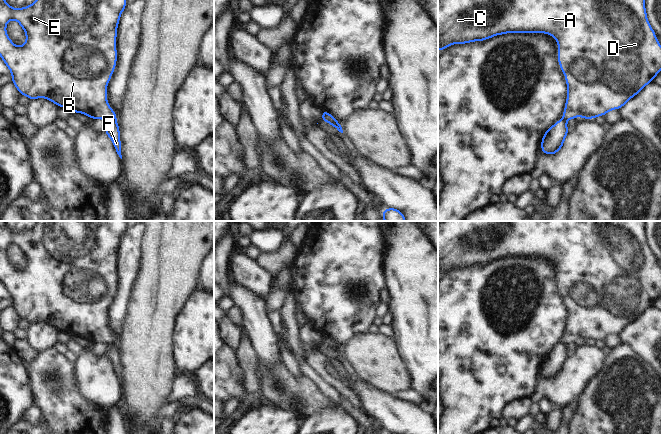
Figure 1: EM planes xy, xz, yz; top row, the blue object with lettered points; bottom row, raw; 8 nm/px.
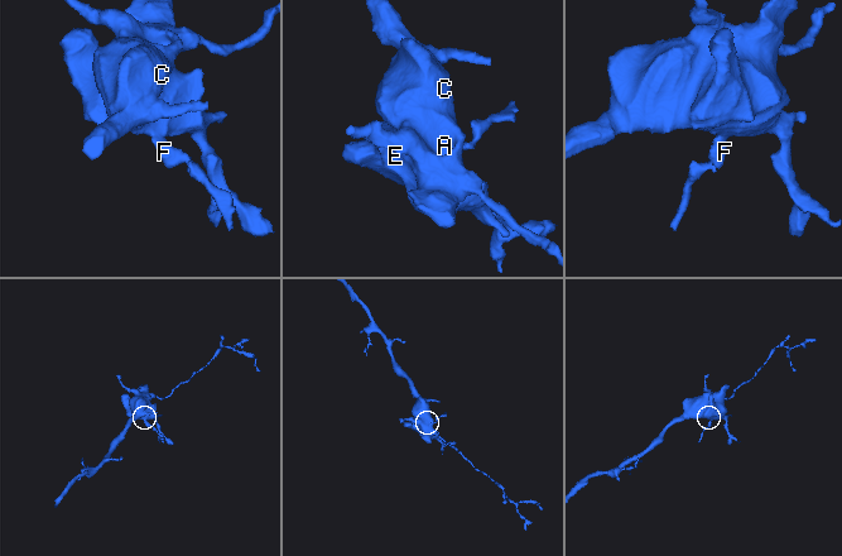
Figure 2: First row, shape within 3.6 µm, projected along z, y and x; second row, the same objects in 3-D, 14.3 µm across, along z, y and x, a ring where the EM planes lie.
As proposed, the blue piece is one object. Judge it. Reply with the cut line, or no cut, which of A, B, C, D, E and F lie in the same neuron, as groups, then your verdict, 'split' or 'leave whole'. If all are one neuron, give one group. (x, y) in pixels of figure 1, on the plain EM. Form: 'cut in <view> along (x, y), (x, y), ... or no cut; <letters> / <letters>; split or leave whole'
cut in xz along (321, 342), (330, 347), (339, 347); A B C D E / F; split

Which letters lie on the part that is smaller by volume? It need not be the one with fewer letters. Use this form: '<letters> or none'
F

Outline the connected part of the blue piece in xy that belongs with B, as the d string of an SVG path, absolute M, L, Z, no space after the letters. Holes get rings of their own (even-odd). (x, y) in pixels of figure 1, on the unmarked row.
M0 221L0 280L12 299L12 307L20 319L27 320L30 324L45 322L75 337L83 337L91 343L116 344L117 339L107 326L107 308L115 294L117 285L116 261L119 243L126 231L125 221L38 221L31 229L23 232L12 232L7 228L4 221ZM11 244L16 244L26 258L26 265L23 270L16 270L8 261L6 249Z

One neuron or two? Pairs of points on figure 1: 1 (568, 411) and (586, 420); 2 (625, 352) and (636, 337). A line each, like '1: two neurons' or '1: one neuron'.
1: two neurons
2: two neurons

